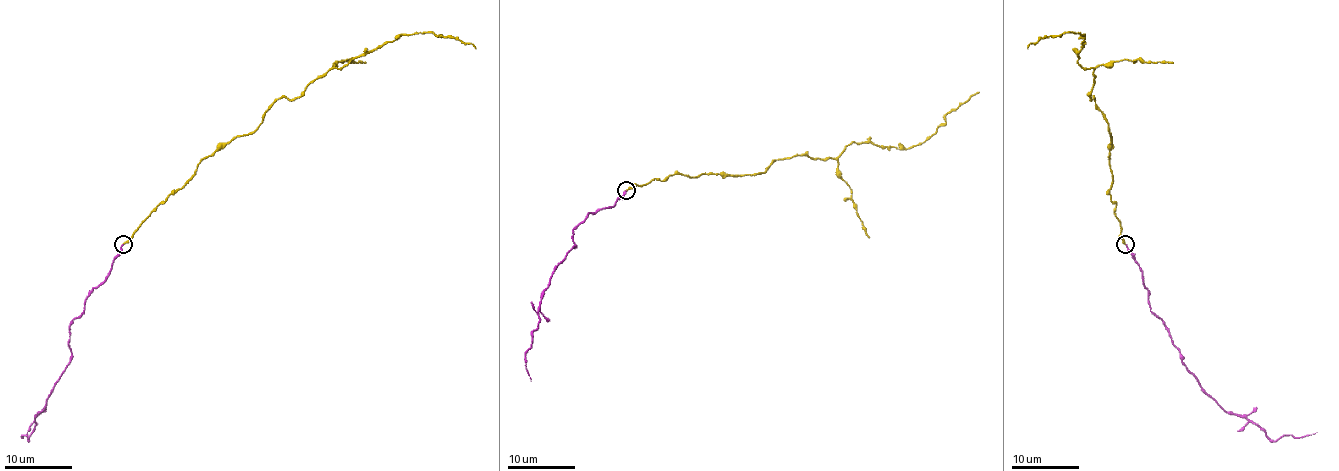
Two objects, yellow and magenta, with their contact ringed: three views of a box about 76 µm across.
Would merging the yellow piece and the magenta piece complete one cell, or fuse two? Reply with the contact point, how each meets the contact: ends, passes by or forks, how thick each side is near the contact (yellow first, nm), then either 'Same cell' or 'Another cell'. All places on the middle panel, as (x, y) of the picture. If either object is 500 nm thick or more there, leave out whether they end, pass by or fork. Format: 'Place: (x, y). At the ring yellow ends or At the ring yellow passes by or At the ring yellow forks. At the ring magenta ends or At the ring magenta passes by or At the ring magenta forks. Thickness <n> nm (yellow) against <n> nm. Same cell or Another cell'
Place: (626, 190). At the ring yellow ends. At the ring magenta ends. Thickness 240 nm (yellow) against 180 nm. Same cell

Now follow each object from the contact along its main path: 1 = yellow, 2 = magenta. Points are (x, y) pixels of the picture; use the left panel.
1: (123, 245), (204, 158), (250, 135), (277, 99), (296, 99), (316, 79), (402, 35), (453, 36), (475, 48)
2: (121, 245), (108, 277), (89, 294), (72, 321), (71, 361), (37, 415), (28, 441), (22, 437), (27, 432)

